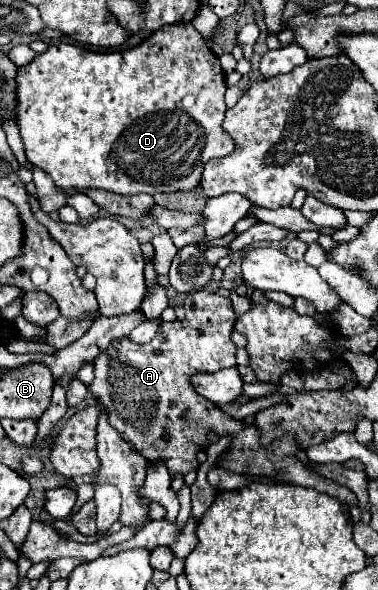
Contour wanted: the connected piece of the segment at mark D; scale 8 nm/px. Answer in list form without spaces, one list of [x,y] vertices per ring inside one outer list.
[[[190,23],[166,25],[158,31],[154,31],[140,45],[124,49],[124,51],[114,51],[114,53],[96,53],[96,51],[88,51],[80,45],[54,41],[44,53],[36,55],[28,65],[18,69],[18,75],[16,75],[16,123],[20,129],[22,141],[24,141],[26,159],[34,167],[40,167],[46,175],[50,175],[54,179],[54,185],[58,189],[62,189],[64,193],[84,193],[84,189],[106,189],[106,191],[124,193],[124,195],[192,191],[200,183],[204,163],[208,163],[214,157],[230,155],[234,151],[232,137],[222,129],[222,121],[224,121],[224,113],[226,113],[224,91],[226,91],[226,81],[224,81],[220,61],[208,47],[208,43],[202,39],[202,35]]]

